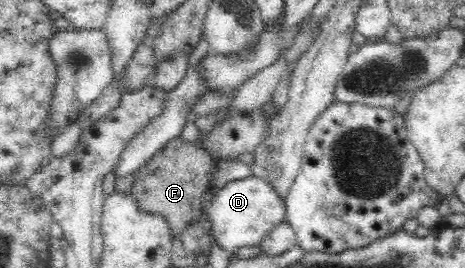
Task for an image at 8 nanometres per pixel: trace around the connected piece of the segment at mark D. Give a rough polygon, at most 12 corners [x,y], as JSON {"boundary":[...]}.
{"boundary":[[254,174],[208,207],[228,252],[259,245],[286,220],[285,200]]}

